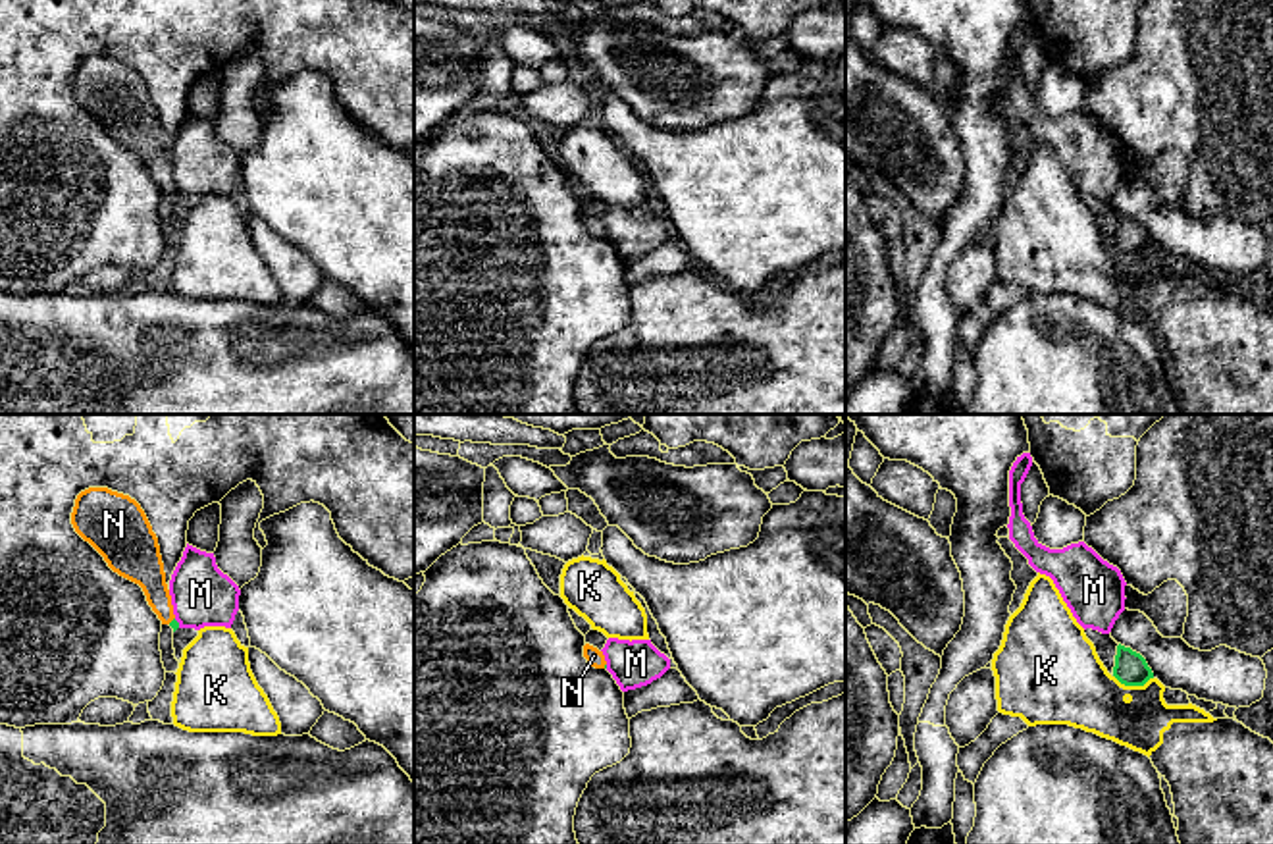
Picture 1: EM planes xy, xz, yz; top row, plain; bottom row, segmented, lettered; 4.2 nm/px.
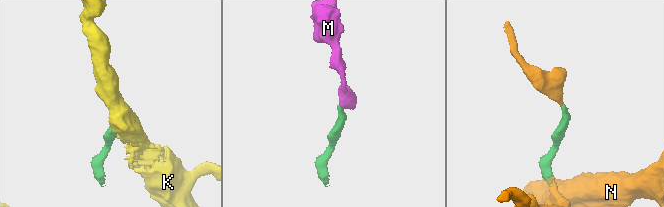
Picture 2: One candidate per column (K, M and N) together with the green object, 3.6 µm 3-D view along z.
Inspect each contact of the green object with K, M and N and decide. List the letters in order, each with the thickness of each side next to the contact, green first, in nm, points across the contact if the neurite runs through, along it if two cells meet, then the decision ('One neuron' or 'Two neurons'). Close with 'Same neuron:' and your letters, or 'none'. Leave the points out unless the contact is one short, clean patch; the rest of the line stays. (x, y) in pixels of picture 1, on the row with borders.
K: Thickness 140 nm (green) against 320 nm. Boundary: yz (1114, 675), (1125, 685), (1144, 685), (1152, 679). Two neurons
M: Thickness 40 nm (green) against 260 nm. Boundary: xy (174, 619), (180, 627). Two neurons
N: Thickness 40 nm (green) against 140 nm. One neuron
Same neuron: N

